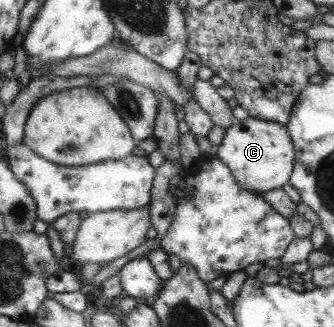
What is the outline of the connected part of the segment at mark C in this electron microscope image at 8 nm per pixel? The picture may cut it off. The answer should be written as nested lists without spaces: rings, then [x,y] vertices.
[[[252,117],[243,120],[234,118],[232,125],[225,128],[214,156],[230,170],[240,187],[260,196],[281,188],[289,180],[293,170],[294,148],[285,126]]]

